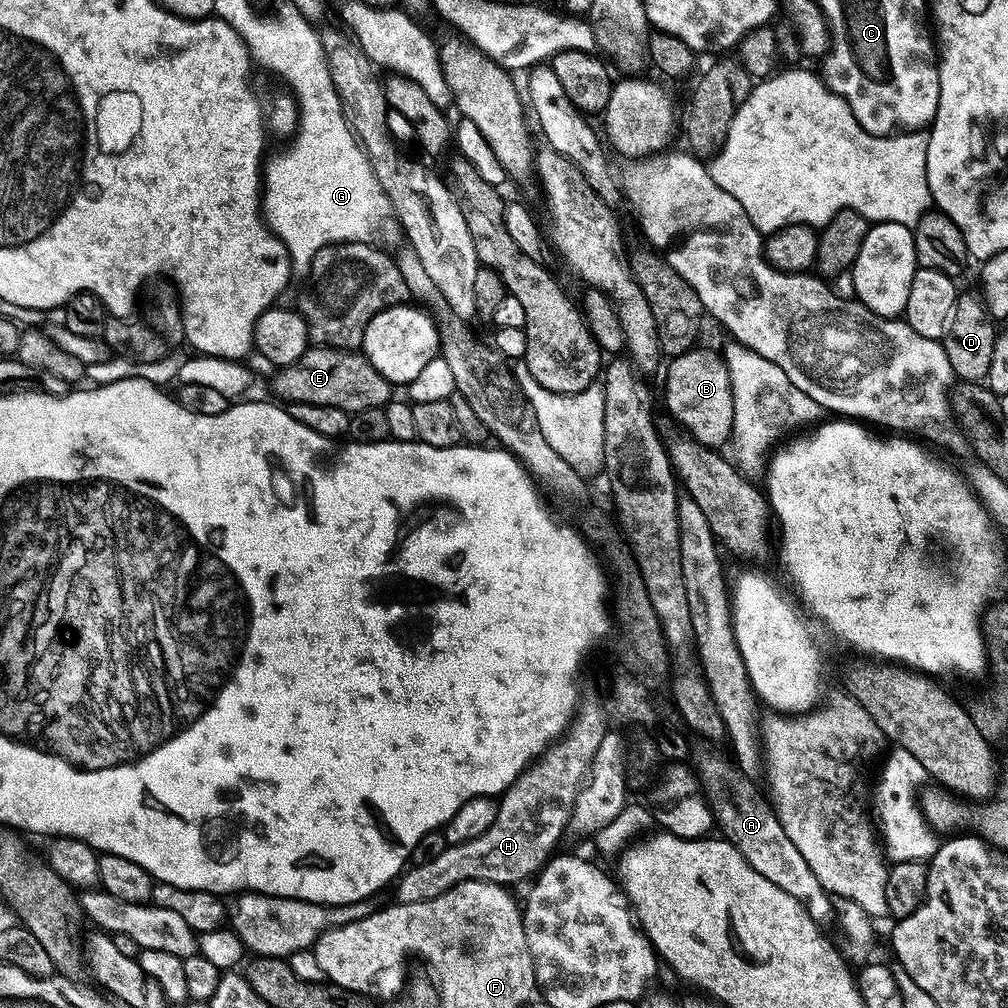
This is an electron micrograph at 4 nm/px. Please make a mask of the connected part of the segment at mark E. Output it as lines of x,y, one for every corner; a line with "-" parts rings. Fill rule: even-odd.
309,346
298,362
287,364
271,377
272,388
288,404
313,404
314,406
338,406
349,414
367,408
383,408
393,399
394,388
374,366
356,350

